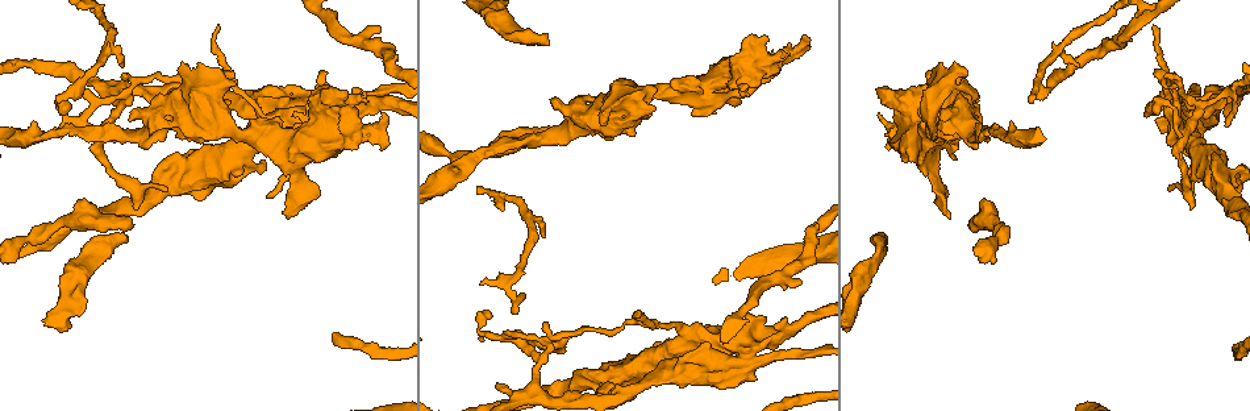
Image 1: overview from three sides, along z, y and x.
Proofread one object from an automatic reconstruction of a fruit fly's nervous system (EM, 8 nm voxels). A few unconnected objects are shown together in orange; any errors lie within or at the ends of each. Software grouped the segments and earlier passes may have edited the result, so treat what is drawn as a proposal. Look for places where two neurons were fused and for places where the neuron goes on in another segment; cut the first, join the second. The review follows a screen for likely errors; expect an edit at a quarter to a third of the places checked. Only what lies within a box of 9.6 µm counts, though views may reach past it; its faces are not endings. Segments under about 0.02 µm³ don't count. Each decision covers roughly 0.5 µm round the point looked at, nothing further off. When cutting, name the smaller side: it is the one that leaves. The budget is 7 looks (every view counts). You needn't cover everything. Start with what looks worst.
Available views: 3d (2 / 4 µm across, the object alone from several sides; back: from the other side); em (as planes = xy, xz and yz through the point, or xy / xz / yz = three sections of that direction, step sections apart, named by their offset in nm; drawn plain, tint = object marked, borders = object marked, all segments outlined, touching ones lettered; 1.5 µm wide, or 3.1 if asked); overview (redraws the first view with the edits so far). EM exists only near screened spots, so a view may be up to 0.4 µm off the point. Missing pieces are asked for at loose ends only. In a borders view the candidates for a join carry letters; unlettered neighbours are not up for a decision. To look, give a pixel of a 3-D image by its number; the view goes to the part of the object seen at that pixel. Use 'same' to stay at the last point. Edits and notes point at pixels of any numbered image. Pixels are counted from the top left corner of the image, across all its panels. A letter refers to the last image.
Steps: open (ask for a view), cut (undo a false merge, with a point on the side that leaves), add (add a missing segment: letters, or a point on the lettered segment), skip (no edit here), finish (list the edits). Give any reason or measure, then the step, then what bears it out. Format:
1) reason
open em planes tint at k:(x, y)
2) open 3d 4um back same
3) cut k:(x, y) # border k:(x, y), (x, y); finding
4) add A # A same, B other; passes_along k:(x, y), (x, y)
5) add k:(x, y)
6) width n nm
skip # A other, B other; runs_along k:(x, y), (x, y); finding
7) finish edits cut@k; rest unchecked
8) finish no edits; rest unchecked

branch stops here
open em xy step 8 plain at 1:(549, 43)

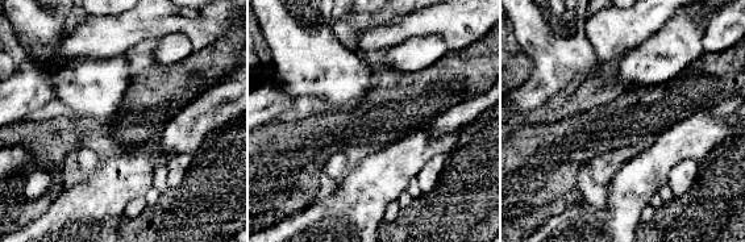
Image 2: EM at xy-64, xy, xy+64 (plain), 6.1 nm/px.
see the neighbours
open em xy step 8 borders same

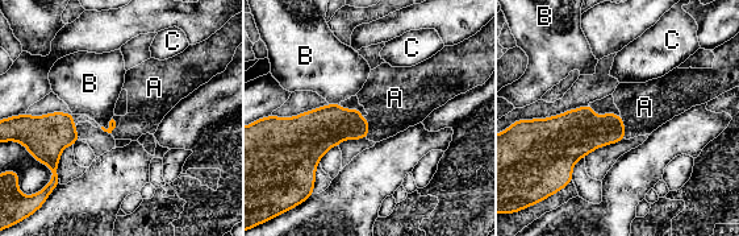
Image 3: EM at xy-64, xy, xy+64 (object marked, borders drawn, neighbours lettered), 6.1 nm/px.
add A # A same, B other, C other; passes_along 3:(329, 125), (368, 125), (395, 98); it goes on there

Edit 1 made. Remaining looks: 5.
open overview

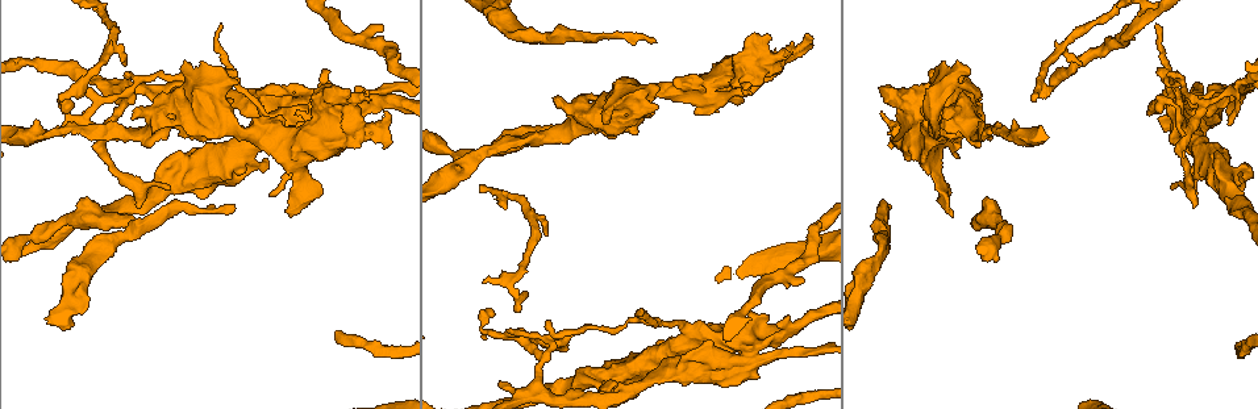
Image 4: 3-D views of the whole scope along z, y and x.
calibre changes
open em yz step 4 borders at 4:(289, 138)

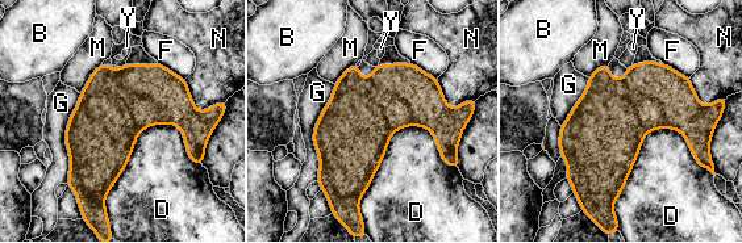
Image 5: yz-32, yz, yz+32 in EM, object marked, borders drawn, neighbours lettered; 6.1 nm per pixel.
cut it another way
open em planes borders same

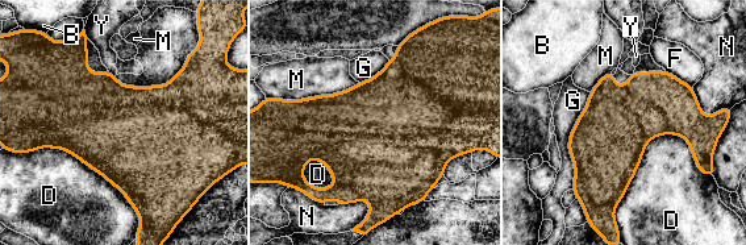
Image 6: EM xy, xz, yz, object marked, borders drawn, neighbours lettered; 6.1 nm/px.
width 440 nm
skip # B other, D other, F other, G other, M other, N other, Y other; border 6:(687, 140), (655, 136), (616, 206); continuous, no second neuron

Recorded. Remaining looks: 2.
an open end
open em planes tint at 4:(138, 206)

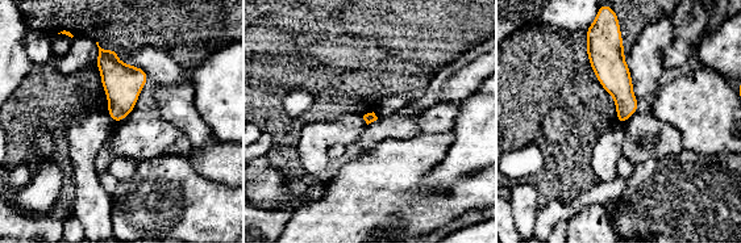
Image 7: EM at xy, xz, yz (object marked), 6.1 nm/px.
open em planes borders same

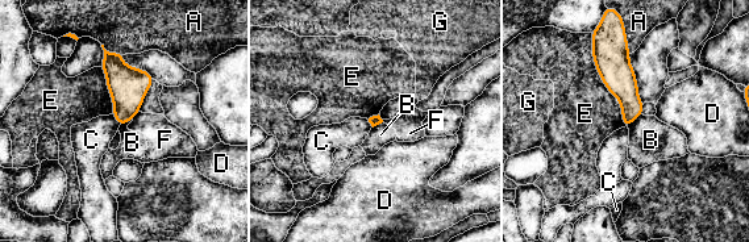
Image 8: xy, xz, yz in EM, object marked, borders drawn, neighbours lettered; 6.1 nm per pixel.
skip # A other, B other, C other, D other, E other, F other, G other; border 8:(643, 115), (628, 128); none of them fits

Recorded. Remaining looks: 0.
finish edits add@3; rest unchecked

